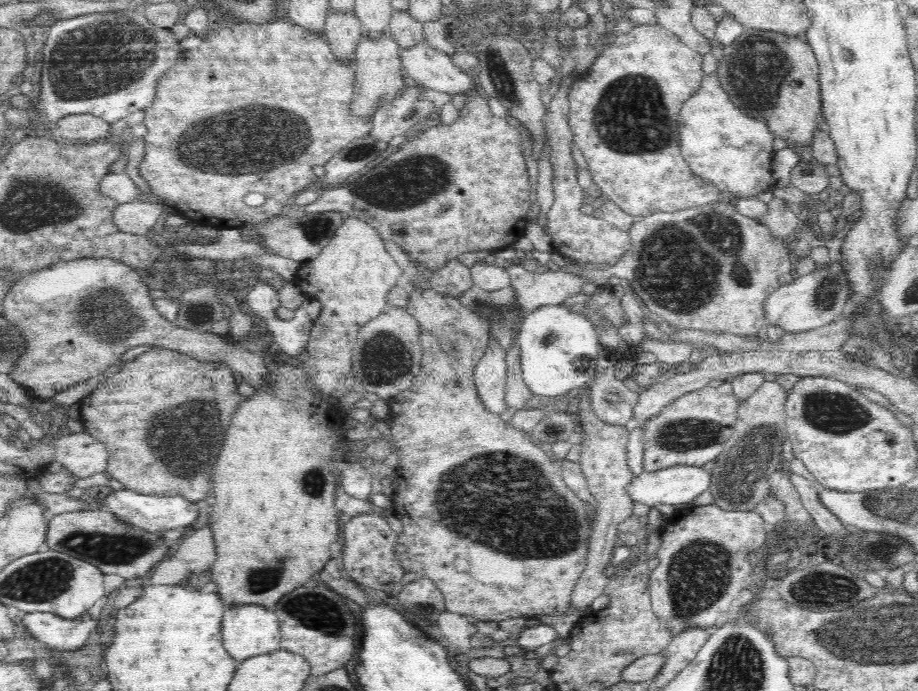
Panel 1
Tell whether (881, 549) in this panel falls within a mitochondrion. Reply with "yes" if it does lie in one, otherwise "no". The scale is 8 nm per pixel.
yes

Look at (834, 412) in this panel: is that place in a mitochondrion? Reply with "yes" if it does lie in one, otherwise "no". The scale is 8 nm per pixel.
yes

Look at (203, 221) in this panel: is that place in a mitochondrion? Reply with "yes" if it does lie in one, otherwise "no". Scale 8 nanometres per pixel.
no

